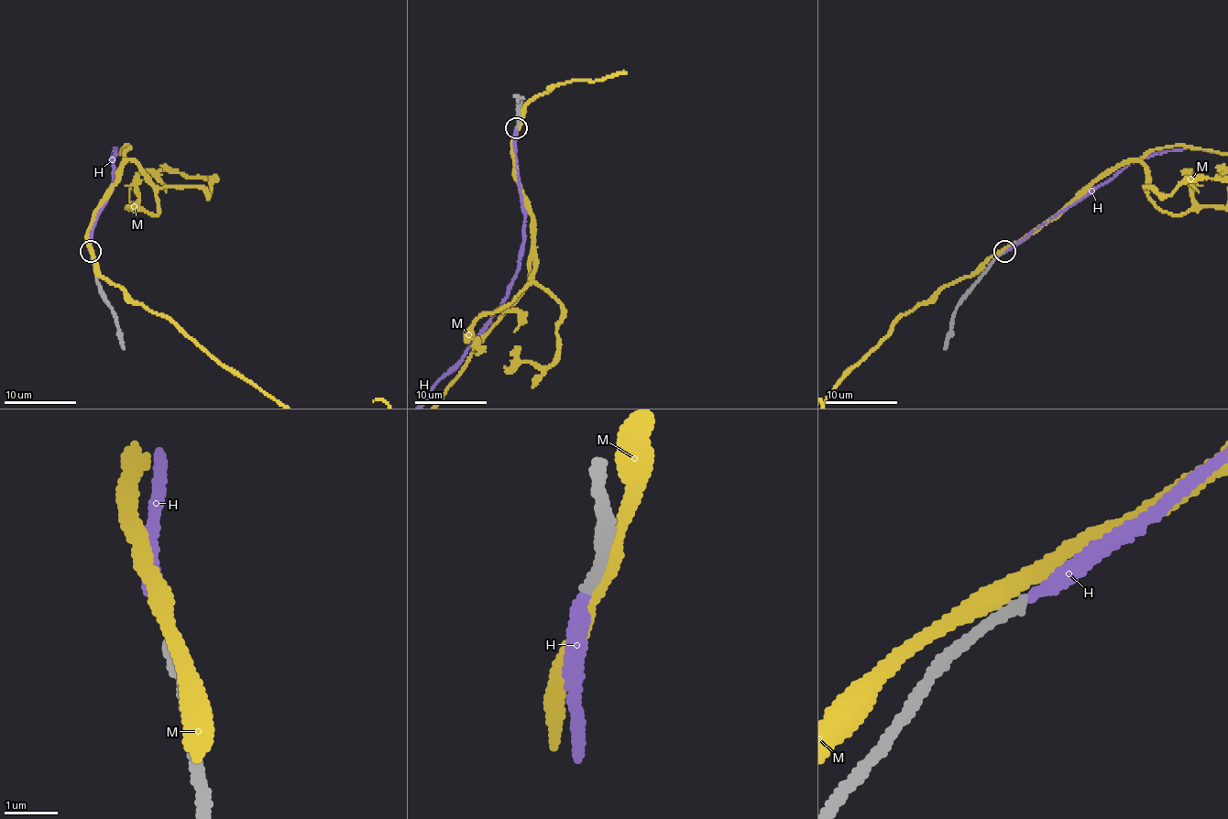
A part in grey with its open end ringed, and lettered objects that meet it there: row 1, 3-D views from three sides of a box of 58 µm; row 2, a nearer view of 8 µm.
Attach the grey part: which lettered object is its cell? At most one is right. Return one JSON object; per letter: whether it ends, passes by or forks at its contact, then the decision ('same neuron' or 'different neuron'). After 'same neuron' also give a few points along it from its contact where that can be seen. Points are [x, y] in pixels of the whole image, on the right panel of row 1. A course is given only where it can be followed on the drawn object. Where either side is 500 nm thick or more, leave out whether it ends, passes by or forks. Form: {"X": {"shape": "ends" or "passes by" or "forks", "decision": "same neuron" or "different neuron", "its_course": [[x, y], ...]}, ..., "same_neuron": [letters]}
{"H": {"shape": "ends", "decision": "same neuron"}, "M": {"shape": "passes by", "decision": "different neuron"}, "same_neuron": ["H"]}

